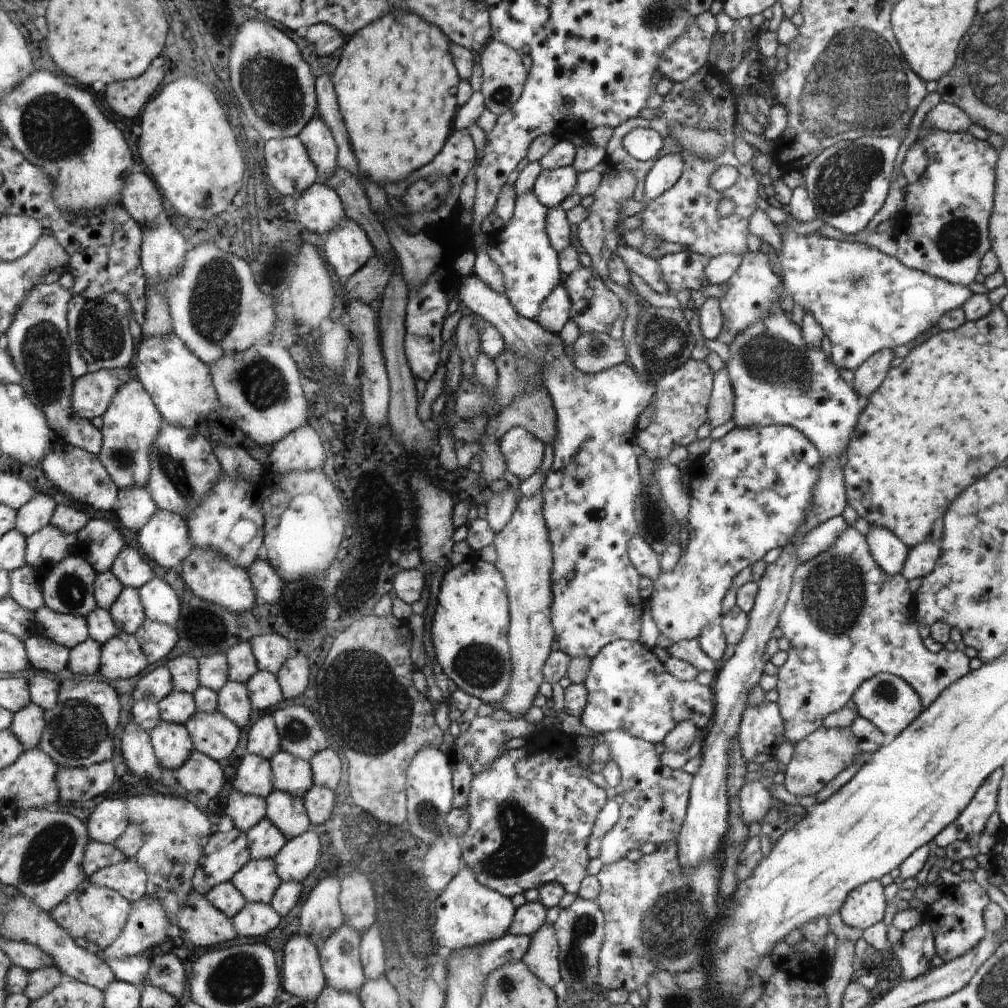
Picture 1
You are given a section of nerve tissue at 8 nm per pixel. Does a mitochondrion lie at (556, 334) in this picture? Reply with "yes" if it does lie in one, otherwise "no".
no

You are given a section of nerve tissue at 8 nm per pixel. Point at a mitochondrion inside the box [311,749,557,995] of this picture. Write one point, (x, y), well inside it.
(522, 837)

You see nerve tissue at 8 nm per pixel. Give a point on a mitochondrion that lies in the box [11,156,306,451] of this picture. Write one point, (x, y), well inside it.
(42, 352)

